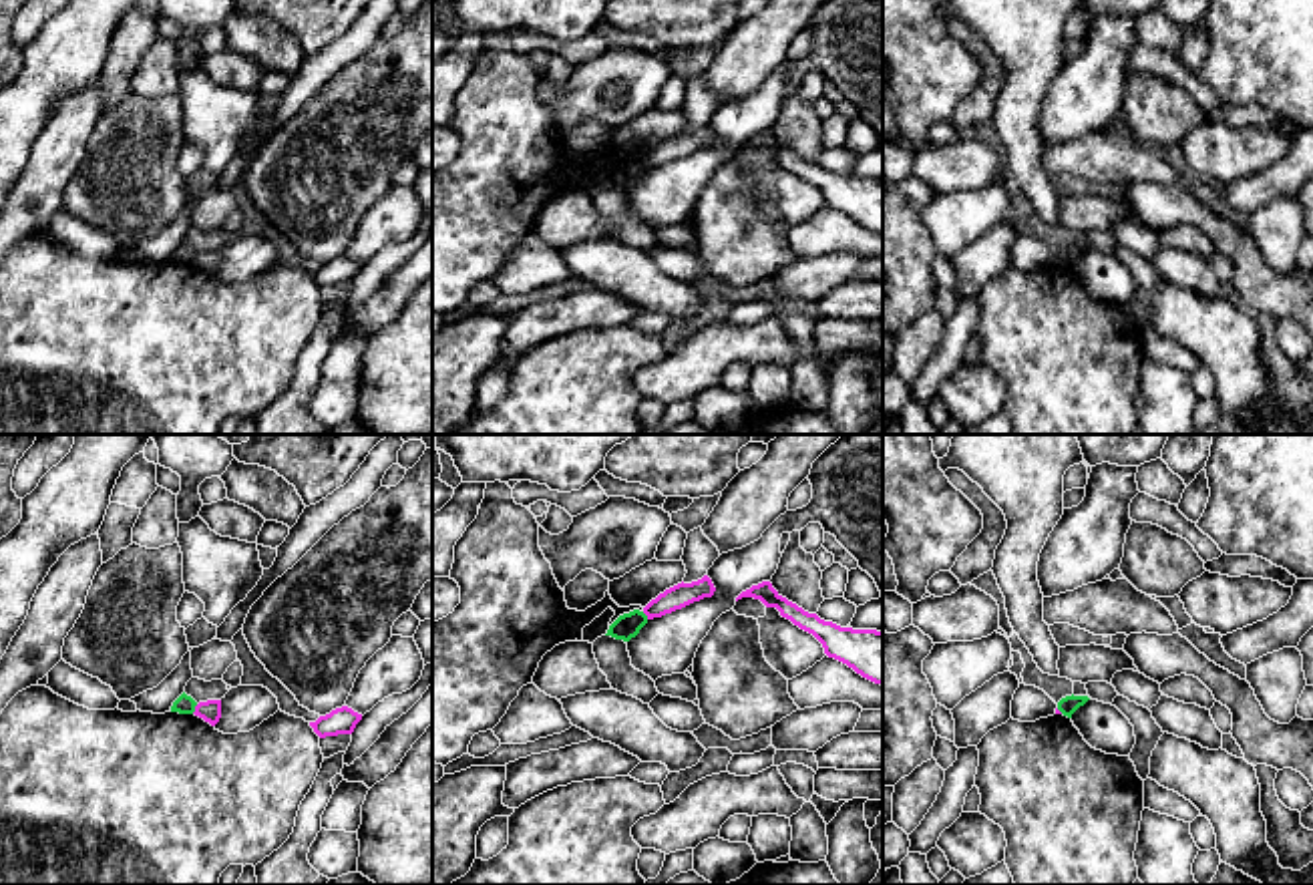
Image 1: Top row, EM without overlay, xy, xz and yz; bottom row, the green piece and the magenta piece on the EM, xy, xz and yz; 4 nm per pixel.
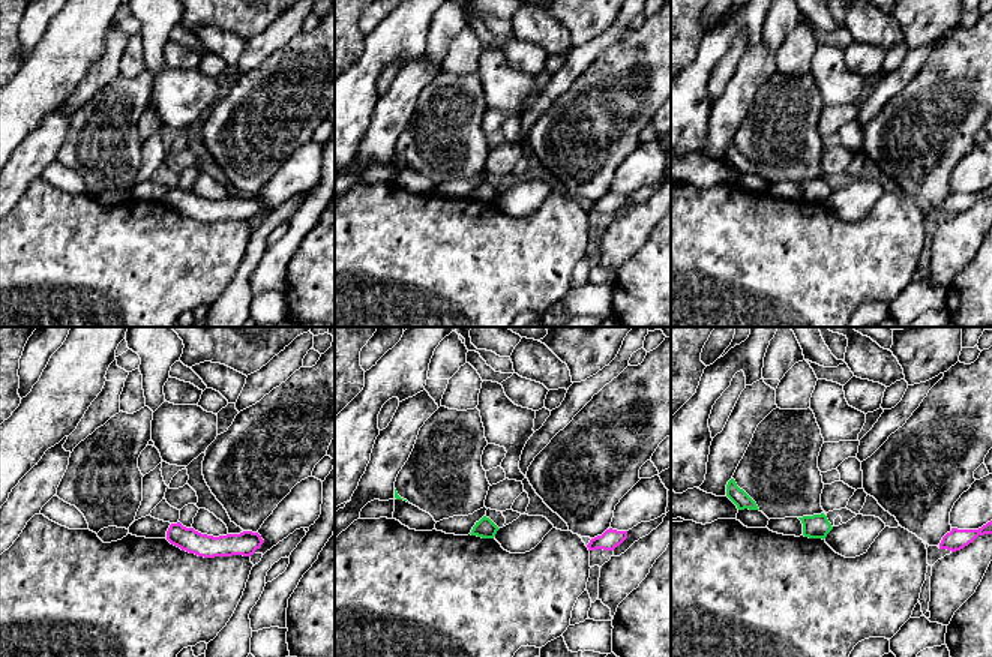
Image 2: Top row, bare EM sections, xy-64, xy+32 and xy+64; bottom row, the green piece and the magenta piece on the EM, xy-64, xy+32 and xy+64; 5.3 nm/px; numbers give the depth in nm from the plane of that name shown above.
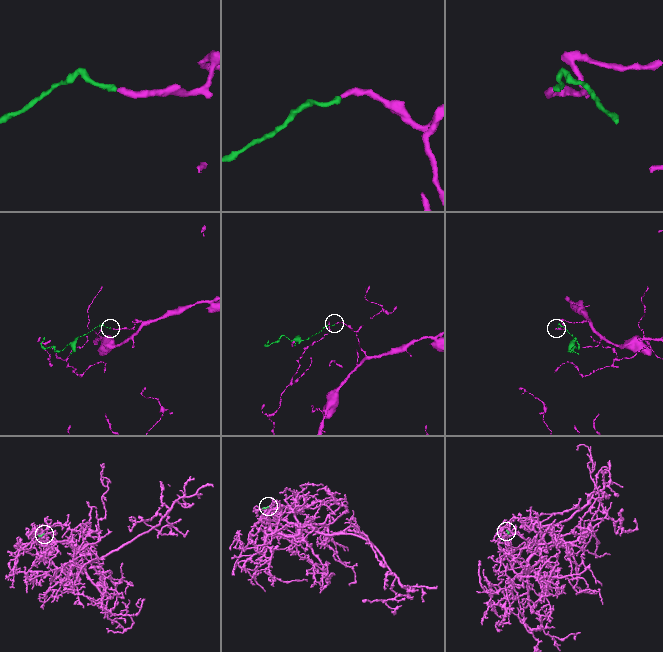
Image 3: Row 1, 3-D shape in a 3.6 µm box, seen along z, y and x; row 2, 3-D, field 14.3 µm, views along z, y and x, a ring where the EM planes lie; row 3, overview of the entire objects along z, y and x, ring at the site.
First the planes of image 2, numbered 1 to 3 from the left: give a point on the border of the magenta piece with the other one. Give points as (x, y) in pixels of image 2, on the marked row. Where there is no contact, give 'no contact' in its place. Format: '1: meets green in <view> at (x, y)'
1: no contact
2: no contact
3: no contact

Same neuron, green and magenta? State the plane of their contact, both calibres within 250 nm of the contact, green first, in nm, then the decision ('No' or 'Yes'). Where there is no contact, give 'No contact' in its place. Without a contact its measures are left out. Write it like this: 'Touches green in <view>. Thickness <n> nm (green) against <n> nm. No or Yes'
Touches green in xy. Thickness 80 nm (green) against 90 nm. No

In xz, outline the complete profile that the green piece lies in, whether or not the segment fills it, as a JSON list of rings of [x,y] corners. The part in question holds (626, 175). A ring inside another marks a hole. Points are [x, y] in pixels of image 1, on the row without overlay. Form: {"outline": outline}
{"outline": [[[639,159],[619,165],[607,179],[605,185],[615,189],[629,191],[639,183],[639,179],[647,173],[647,165]]]}

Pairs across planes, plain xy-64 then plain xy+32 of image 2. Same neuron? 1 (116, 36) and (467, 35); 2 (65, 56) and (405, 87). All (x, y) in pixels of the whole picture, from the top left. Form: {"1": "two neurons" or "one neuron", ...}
{"1": "two neurons", "2": "two neurons"}

